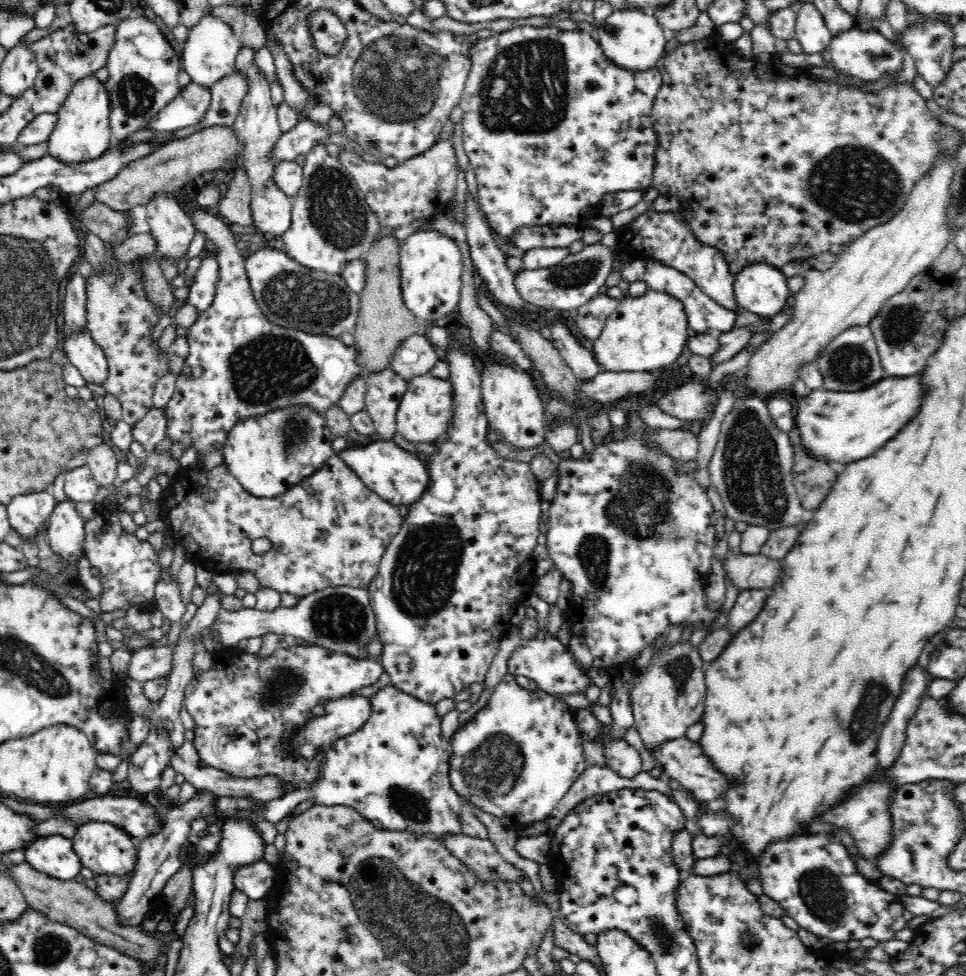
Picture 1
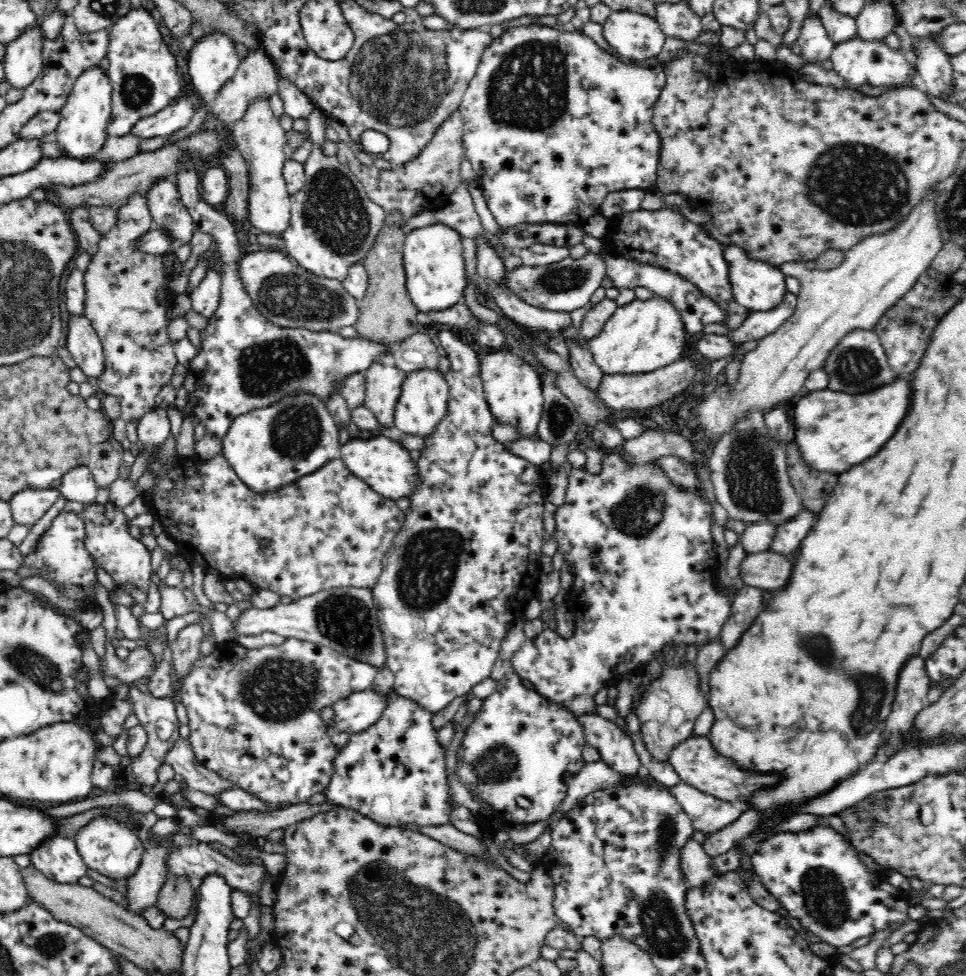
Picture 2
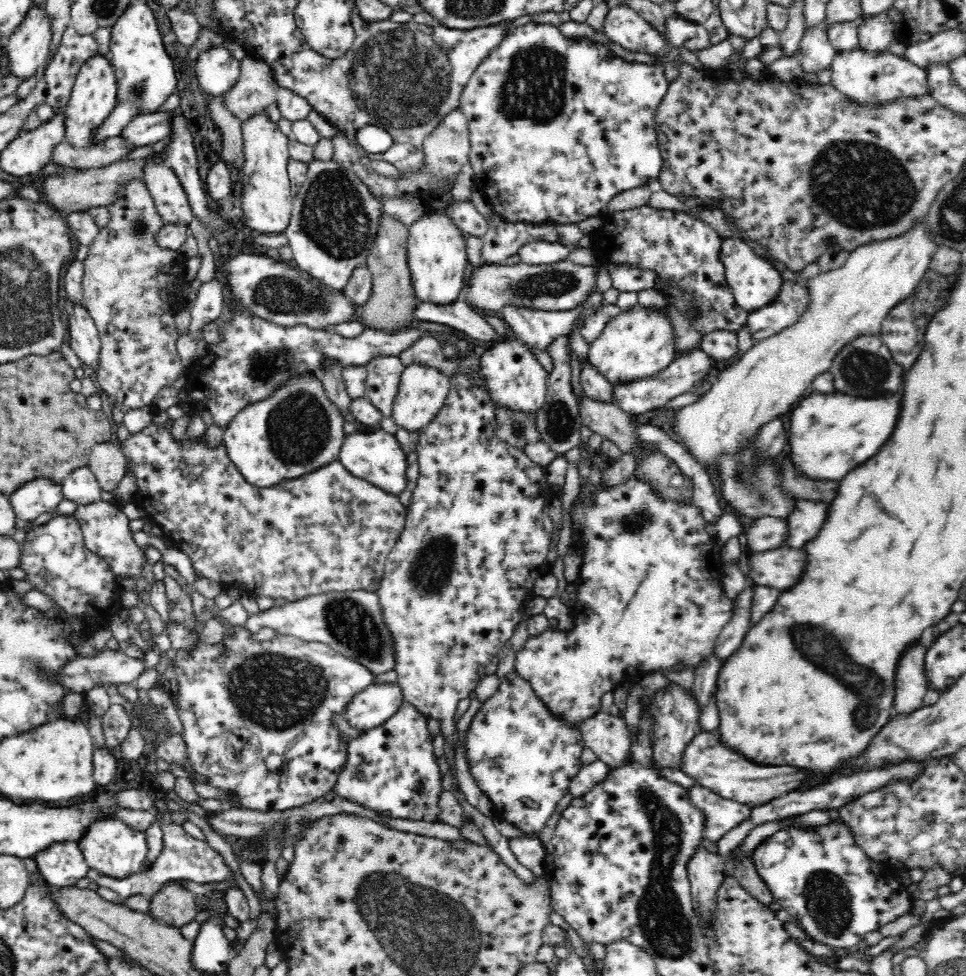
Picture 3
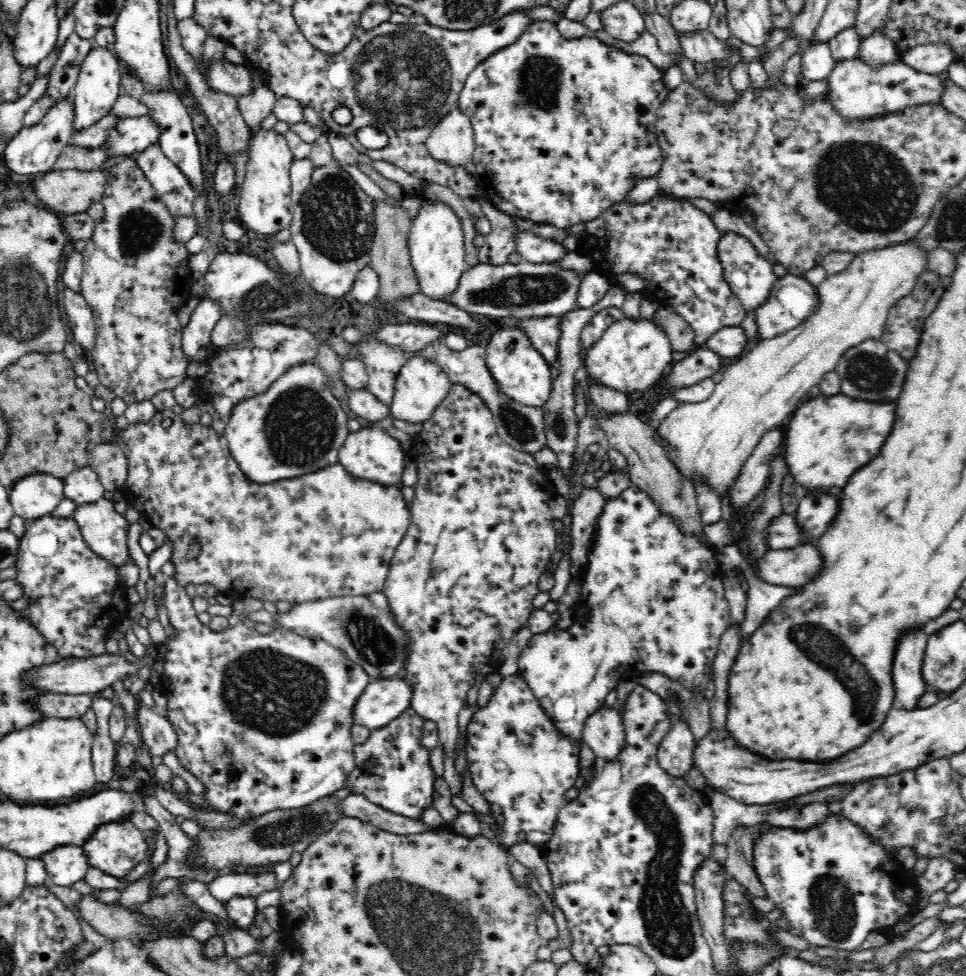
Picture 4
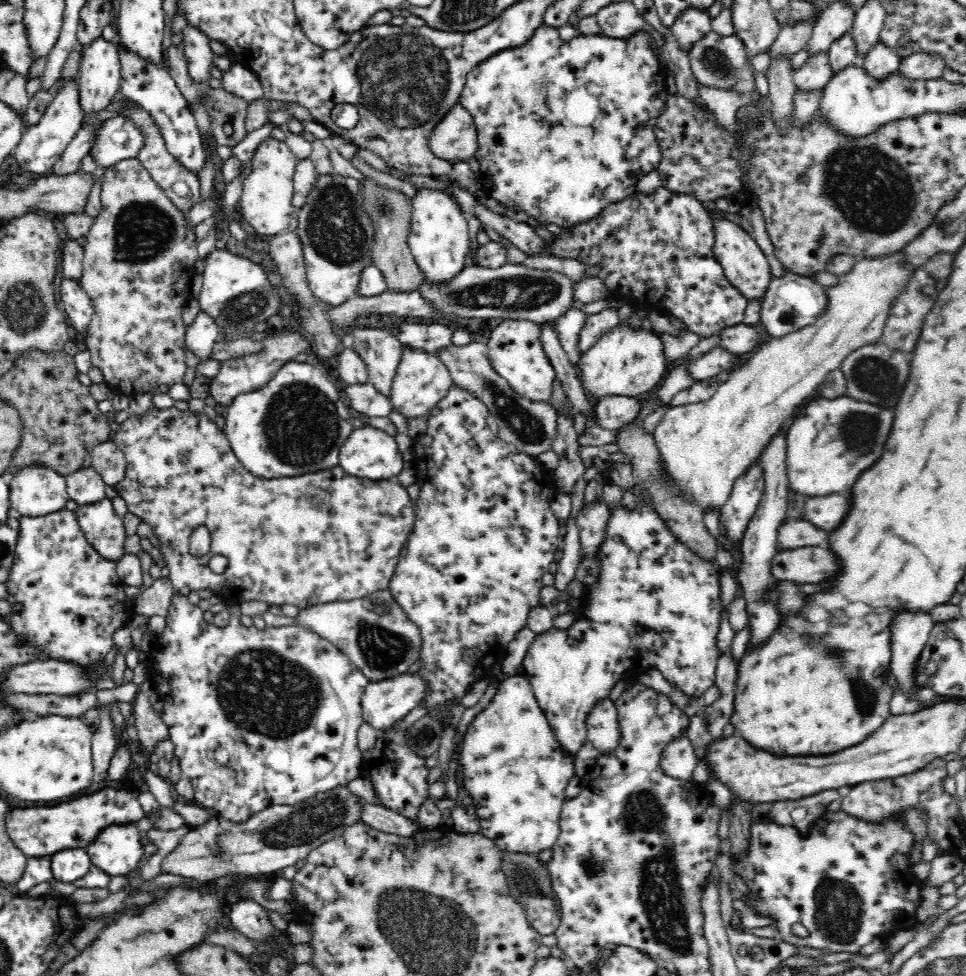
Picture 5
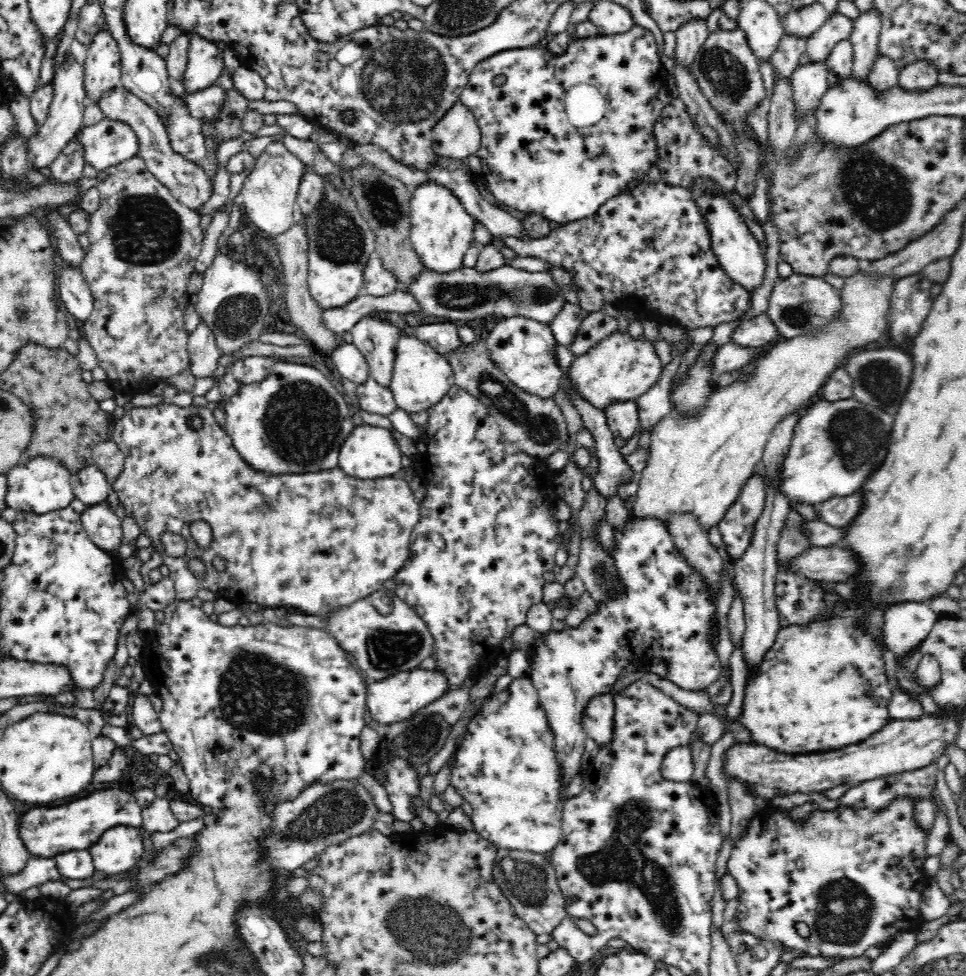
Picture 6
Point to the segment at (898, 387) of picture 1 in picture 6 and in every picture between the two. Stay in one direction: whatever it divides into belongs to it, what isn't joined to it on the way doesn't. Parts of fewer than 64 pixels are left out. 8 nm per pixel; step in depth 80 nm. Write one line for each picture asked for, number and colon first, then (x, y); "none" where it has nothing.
2: (833, 431)
3: (828, 433)
4: (829, 438)
5: (831, 444)
6: (836, 447)

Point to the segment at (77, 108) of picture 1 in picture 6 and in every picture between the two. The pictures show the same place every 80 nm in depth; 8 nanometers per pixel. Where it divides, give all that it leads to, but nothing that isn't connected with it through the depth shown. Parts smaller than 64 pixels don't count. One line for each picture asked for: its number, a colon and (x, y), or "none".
2: (81, 131)
3: (94, 96)
4: (99, 83)
5: (99, 74)
6: (102, 68)

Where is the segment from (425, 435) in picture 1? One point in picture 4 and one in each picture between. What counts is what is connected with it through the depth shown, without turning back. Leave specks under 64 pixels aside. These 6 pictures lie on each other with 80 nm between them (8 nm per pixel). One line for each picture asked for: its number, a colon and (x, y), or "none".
2: (424, 397)
3: (423, 389)
4: (421, 386)

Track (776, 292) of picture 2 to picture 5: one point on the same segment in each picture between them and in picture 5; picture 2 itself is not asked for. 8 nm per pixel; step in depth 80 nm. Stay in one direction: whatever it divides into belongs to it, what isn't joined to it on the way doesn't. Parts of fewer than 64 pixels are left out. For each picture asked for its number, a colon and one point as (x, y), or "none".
3: (754, 281)
4: (749, 274)
5: (745, 265)

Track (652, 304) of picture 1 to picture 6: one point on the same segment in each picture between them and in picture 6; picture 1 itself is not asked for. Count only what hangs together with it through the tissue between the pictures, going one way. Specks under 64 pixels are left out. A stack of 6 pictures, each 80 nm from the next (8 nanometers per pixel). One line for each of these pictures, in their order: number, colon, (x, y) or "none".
2: (642, 336)
3: (637, 345)
4: (631, 356)
5: (628, 362)
6: (619, 369)

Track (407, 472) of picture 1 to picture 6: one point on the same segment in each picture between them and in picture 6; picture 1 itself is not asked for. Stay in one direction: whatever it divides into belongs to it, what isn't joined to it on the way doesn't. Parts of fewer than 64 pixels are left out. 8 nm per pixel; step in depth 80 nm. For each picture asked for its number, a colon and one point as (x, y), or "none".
2: (385, 465)
3: (374, 455)
4: (370, 453)
5: (369, 453)
6: (370, 452)

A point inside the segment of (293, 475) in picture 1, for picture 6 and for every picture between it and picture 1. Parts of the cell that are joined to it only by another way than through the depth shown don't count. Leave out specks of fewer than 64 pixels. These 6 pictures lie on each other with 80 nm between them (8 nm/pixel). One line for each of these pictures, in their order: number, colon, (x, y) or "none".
2: (268, 447)
3: (297, 429)
4: (296, 427)
5: (296, 424)
6: (294, 420)

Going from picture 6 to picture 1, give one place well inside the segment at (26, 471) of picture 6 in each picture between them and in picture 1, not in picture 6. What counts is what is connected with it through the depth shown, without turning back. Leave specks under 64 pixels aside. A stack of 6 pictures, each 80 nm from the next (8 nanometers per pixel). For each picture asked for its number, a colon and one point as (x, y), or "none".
1: (28, 513)
2: (28, 506)
3: (31, 499)
4: (37, 494)
5: (36, 490)

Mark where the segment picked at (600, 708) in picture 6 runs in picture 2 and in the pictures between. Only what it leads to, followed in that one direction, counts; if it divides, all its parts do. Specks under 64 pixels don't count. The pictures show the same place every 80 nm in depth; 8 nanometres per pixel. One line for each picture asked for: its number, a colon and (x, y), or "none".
2: (615, 746)
3: (607, 735)
4: (603, 730)
5: (603, 731)

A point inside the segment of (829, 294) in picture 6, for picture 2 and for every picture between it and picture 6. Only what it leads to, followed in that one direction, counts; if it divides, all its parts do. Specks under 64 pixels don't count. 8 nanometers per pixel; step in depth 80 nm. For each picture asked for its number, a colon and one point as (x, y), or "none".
2: (756, 325)
3: (793, 298)
4: (793, 299)
5: (791, 302)

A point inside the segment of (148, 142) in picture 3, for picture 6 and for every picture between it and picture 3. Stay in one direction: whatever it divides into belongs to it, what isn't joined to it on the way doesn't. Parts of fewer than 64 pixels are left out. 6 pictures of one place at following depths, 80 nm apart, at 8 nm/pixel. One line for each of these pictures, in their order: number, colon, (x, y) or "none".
4: (128, 135)
5: (115, 139)
6: (108, 142)

